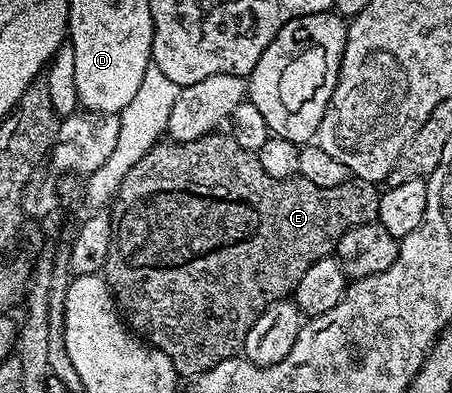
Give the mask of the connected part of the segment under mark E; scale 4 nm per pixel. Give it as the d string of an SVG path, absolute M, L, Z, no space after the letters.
M210 133L203 139L196 139L190 143L174 143L172 141L161 141L158 142L157 146L151 148L148 153L140 159L131 170L127 173L127 177L121 183L121 188L117 191L117 198L115 200L115 208L117 207L118 215L115 215L115 226L113 229L113 240L111 241L111 249L109 250L109 256L105 262L105 270L103 272L103 278L106 283L109 284L109 290L113 292L113 298L119 308L120 314L123 316L126 324L144 342L148 343L150 347L157 347L163 354L171 361L171 365L175 368L178 376L185 377L196 377L207 373L211 369L215 369L215 365L219 365L219 361L227 361L228 359L236 359L242 354L242 347L244 341L247 339L247 333L250 332L251 327L255 325L255 321L259 320L259 317L264 313L267 308L272 305L273 302L279 302L281 299L288 300L295 288L299 285L299 277L303 277L303 273L307 273L307 269L311 269L311 265L315 265L315 261L332 256L337 250L337 241L343 237L343 233L347 233L351 229L355 229L359 225L364 223L371 223L376 220L377 210L379 209L379 201L381 196L378 188L372 183L364 181L350 181L339 185L338 187L332 187L331 189L323 189L319 185L311 185L311 181L300 177L294 177L292 179L276 179L271 177L270 174L263 170L263 165L258 161L256 154L249 151L246 148L241 148L233 138L232 134L225 133Z

